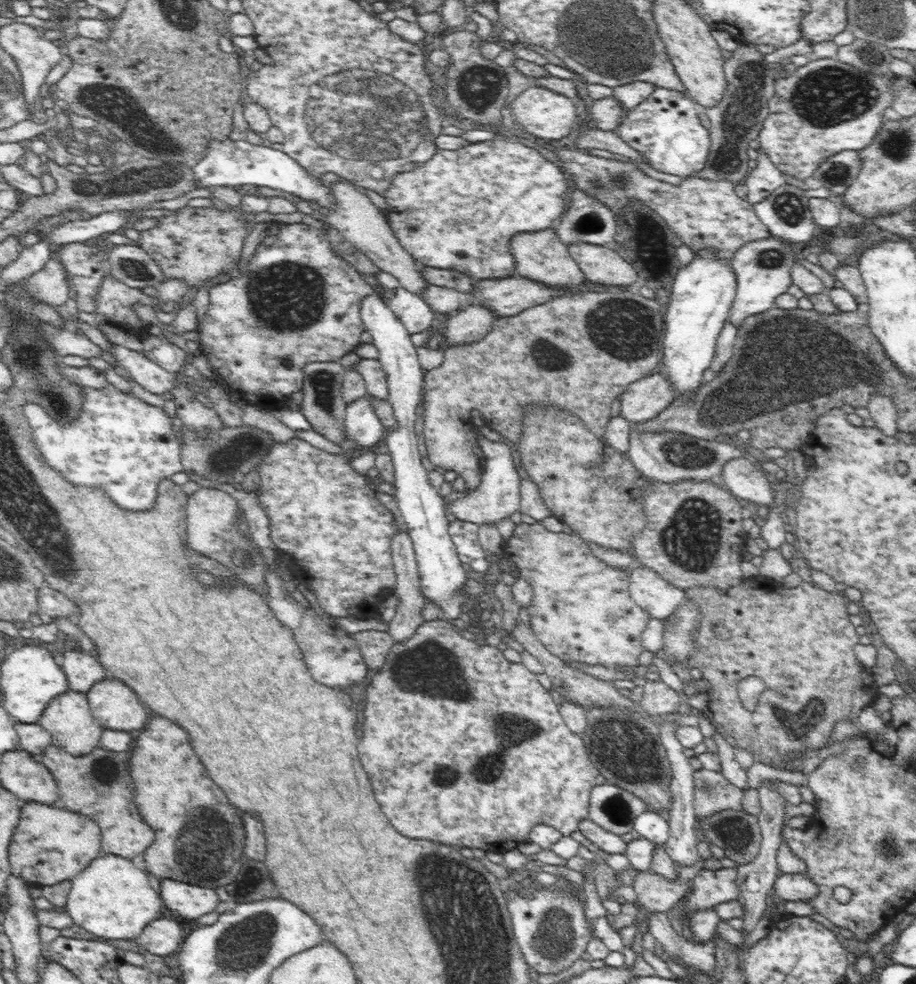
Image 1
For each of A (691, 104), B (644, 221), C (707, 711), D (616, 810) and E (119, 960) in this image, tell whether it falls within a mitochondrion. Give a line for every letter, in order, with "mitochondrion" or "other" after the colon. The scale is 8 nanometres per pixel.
A: other
B: mitochondrion
C: other
D: mitochondrion
E: other

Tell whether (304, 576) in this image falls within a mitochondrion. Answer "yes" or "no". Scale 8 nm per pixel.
no

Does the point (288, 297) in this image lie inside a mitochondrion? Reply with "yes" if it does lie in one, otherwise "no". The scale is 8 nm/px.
yes

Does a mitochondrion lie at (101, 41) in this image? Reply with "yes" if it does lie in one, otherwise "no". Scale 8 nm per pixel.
no

